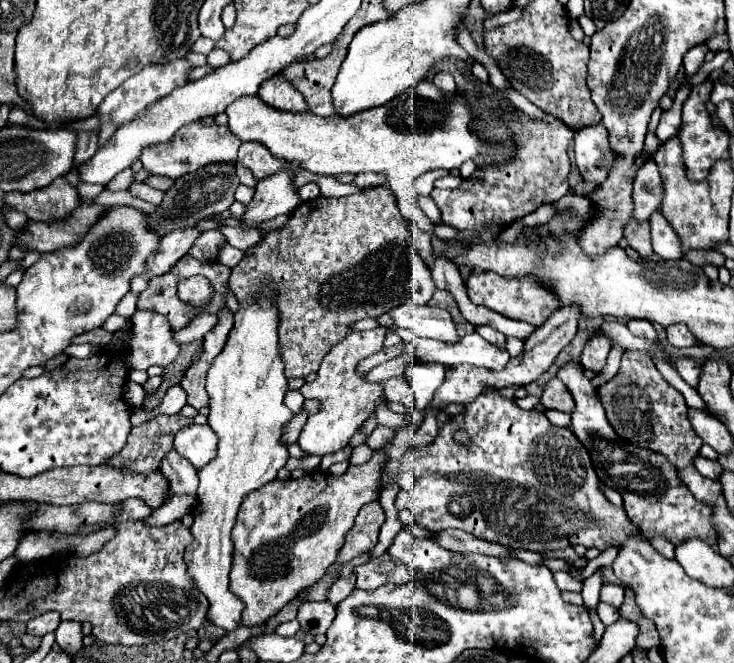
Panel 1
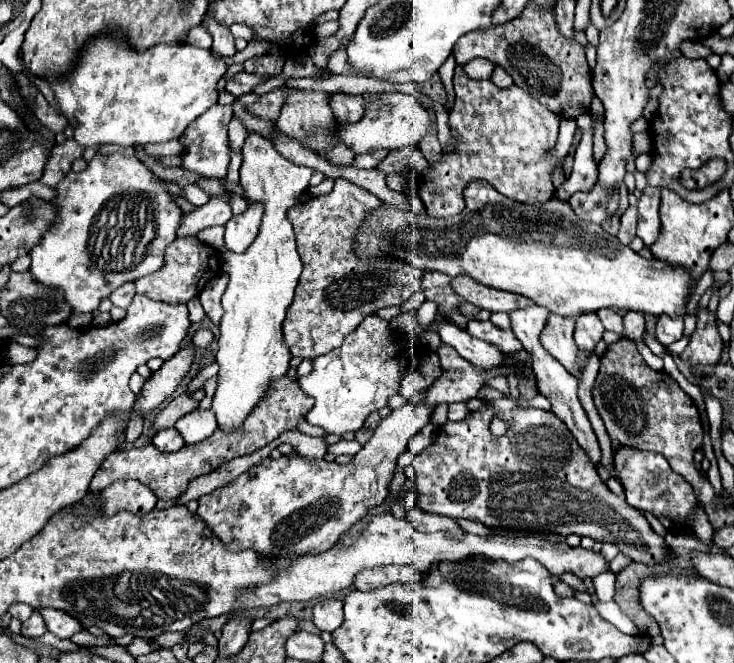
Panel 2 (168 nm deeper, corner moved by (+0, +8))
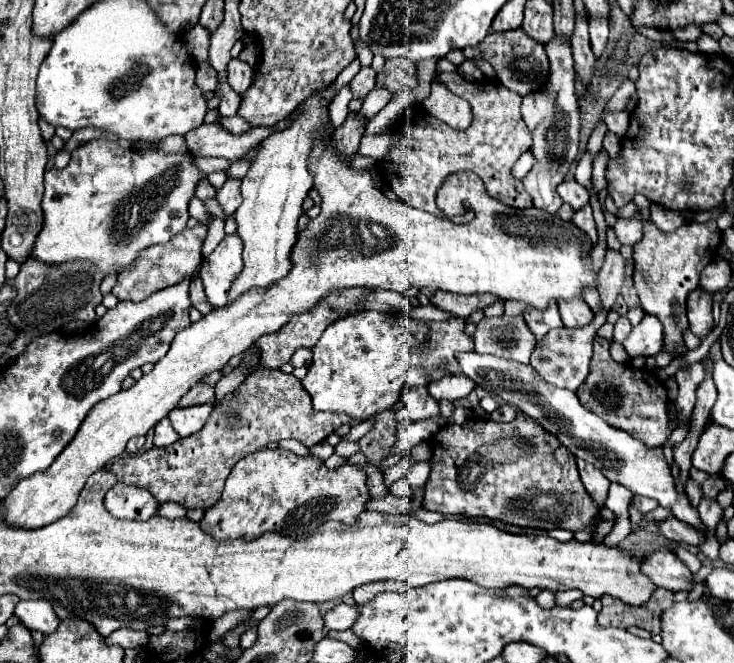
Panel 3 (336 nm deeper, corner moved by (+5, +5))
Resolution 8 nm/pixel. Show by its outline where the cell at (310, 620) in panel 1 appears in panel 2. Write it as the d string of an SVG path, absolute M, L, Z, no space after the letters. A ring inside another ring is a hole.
M323 600L313 606L313 624L319 630L333 632L343 622L343 602L341 600Z

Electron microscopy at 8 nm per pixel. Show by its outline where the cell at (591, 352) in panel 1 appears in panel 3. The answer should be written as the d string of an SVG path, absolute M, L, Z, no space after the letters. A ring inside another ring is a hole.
M576 297L572 301L558 301L558 309L560 309L562 323L566 327L582 327L582 325L590 323L594 317L592 309L580 297Z

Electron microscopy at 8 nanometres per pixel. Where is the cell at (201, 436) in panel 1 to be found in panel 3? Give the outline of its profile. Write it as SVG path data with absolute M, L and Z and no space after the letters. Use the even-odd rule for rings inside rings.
M212 403L178 407L168 415L168 419L172 421L172 427L178 431L178 435L186 437L186 435L192 435L194 431L200 431L204 427L206 419L210 417L210 411L212 411Z

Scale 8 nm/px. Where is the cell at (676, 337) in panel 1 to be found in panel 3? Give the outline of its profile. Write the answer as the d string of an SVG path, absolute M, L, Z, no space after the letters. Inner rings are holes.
M646 315L640 325L632 327L622 345L630 357L650 357L662 351L662 333L662 323L652 315Z

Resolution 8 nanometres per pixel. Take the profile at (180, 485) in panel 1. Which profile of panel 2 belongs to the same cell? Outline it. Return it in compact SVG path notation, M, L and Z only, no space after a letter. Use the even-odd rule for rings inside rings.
M167 428L159 434L153 436L153 446L159 450L159 452L177 452L185 446L185 442L181 440L179 432L175 428Z

